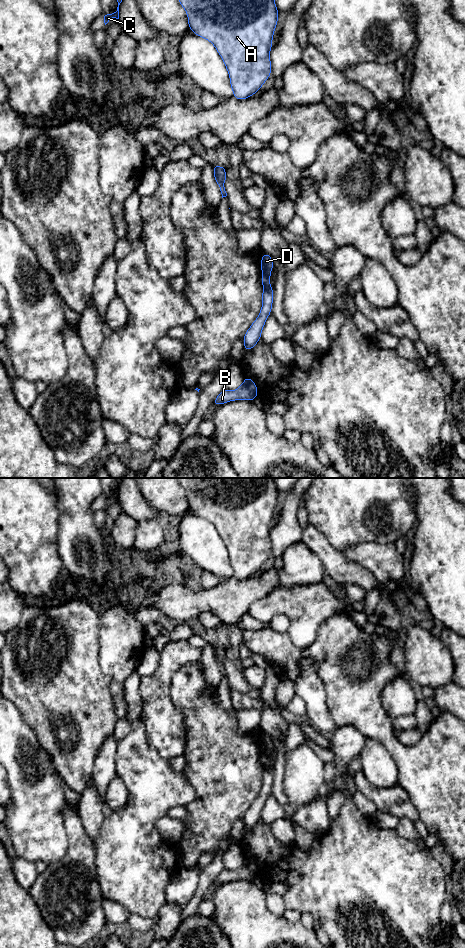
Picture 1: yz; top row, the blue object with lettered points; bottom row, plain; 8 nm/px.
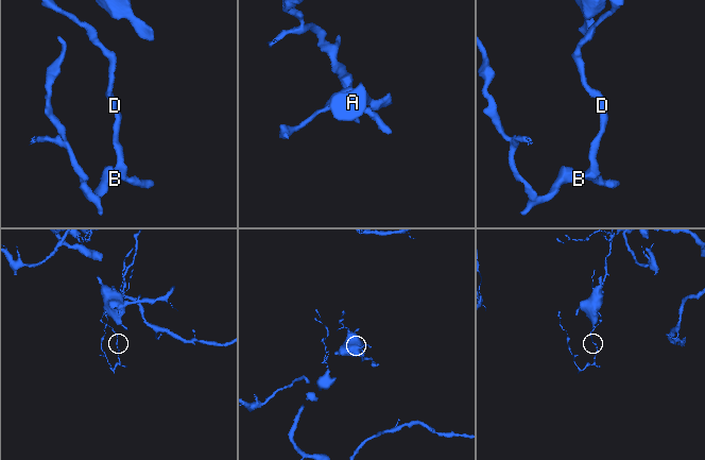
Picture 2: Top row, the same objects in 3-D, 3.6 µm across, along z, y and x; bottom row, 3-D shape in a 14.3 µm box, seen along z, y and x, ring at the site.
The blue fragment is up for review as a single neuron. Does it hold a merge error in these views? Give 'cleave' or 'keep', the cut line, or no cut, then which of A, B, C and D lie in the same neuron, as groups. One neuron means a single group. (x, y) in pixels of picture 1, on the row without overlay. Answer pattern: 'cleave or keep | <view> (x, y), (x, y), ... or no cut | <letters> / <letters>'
cleave | yz (269, 752), (262, 755) | A C D / B

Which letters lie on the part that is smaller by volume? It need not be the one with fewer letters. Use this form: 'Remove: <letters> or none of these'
Remove: B

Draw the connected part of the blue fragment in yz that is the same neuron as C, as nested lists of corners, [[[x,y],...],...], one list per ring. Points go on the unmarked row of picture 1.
[[[117,478],[117,482],[118,482],[118,487],[117,487],[117,491],[112,493],[112,494],[107,494],[107,493],[104,493],[102,494],[102,497],[104,499],[104,503],[105,505],[112,499],[112,498],[116,498],[116,499],[119,499],[119,485],[120,483],[122,482],[122,480],[125,479],[125,478]]]

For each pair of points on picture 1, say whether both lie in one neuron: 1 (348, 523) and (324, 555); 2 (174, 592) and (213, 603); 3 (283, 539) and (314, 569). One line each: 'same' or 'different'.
1: different
2: same
3: different

